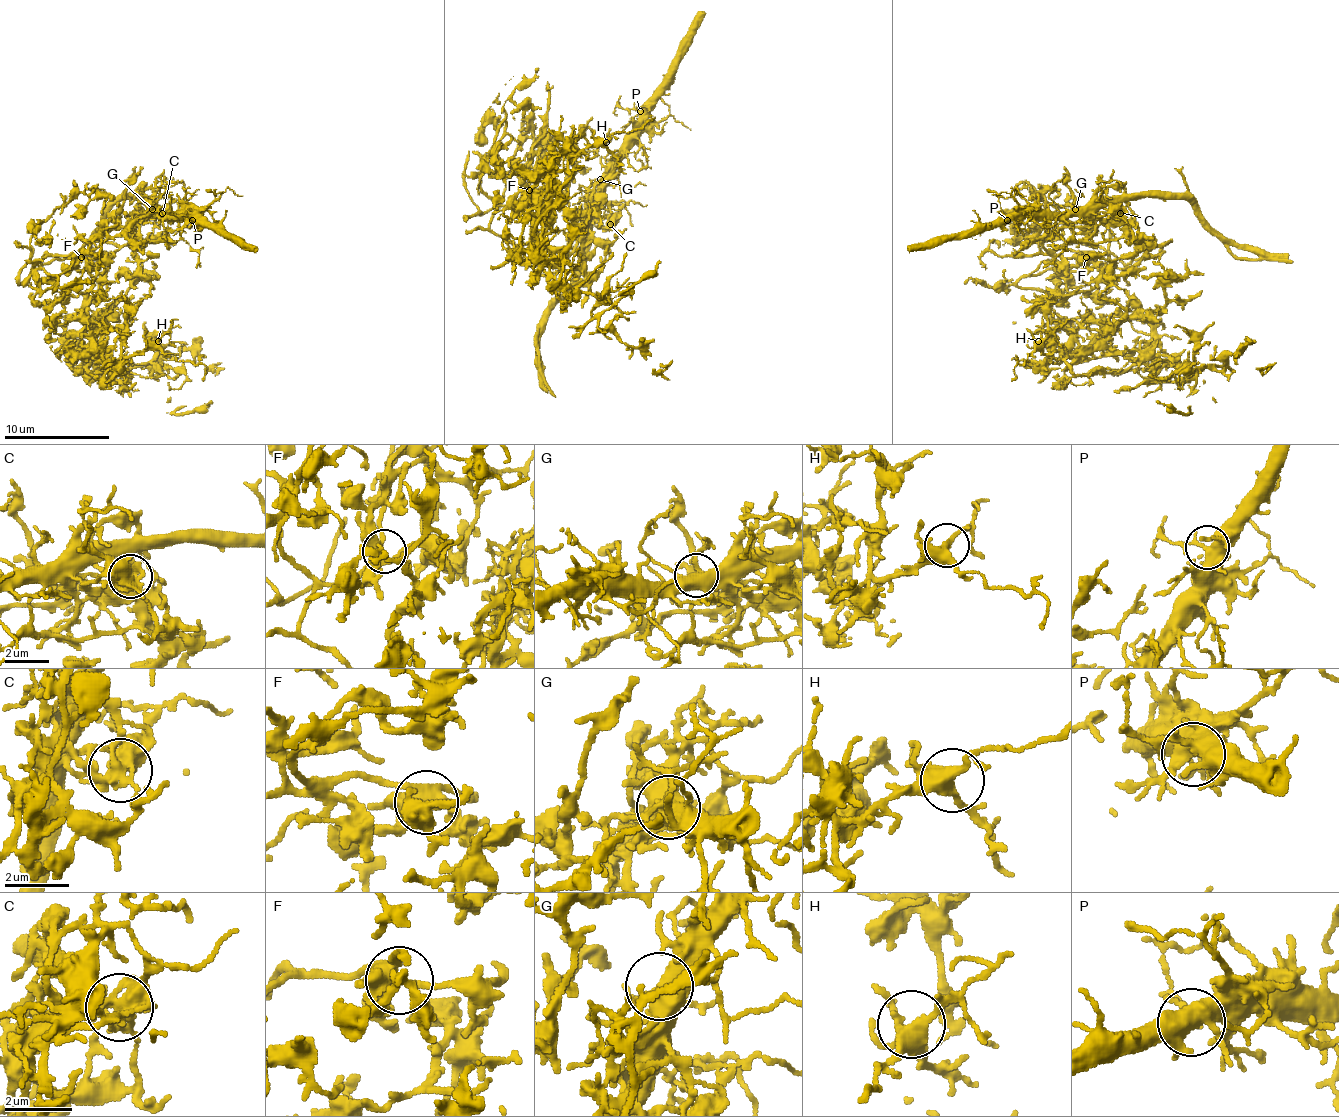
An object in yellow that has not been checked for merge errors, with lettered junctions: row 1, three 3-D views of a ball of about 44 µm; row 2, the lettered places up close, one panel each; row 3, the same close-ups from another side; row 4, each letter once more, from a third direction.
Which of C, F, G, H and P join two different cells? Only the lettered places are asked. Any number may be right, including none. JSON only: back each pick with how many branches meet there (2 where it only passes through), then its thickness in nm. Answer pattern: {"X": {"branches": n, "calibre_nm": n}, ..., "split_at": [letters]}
{"C": {"branches": 4, "calibre_nm": 420}, "split_at": ["C"]}

